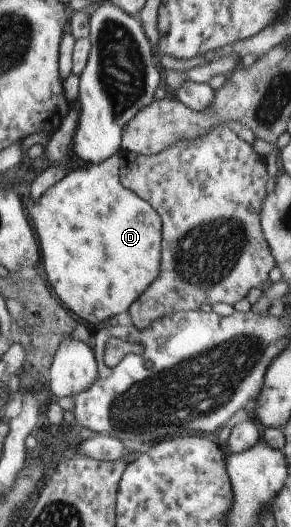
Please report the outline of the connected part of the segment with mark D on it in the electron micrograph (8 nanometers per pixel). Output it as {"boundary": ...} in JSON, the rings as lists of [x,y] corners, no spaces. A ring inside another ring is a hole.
{"boundary":[[[115,155],[69,171],[40,195],[37,203],[31,201],[25,210],[41,249],[41,274],[65,307],[87,323],[101,323],[127,310],[159,271],[159,216],[146,201],[122,186],[118,178],[118,161]]]}

